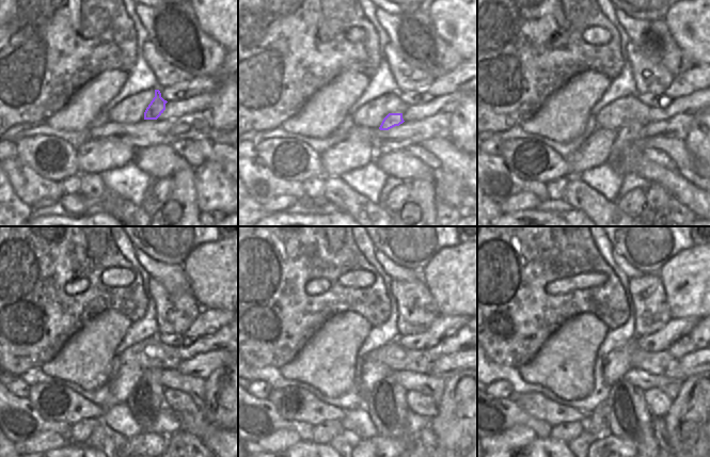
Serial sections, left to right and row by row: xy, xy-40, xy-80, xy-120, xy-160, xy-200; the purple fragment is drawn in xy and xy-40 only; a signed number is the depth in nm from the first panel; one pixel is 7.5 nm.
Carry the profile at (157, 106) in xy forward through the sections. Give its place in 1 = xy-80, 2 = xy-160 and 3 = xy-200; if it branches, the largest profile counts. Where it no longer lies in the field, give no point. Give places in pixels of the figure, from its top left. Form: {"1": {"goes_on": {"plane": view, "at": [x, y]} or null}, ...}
{"1": {"goes_on": {"plane": "xy-80", "at": [628, 146]}}, "2": {"goes_on": {"plane": "xy-160", "at": [387, 404]}}, "3": {"goes_on": {"plane": "xy-200", "at": [629, 419]}}}

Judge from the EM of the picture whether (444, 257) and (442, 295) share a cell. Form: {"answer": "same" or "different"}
{"answer": "same"}

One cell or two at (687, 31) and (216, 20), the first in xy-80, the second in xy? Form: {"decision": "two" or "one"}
{"decision": "one"}

